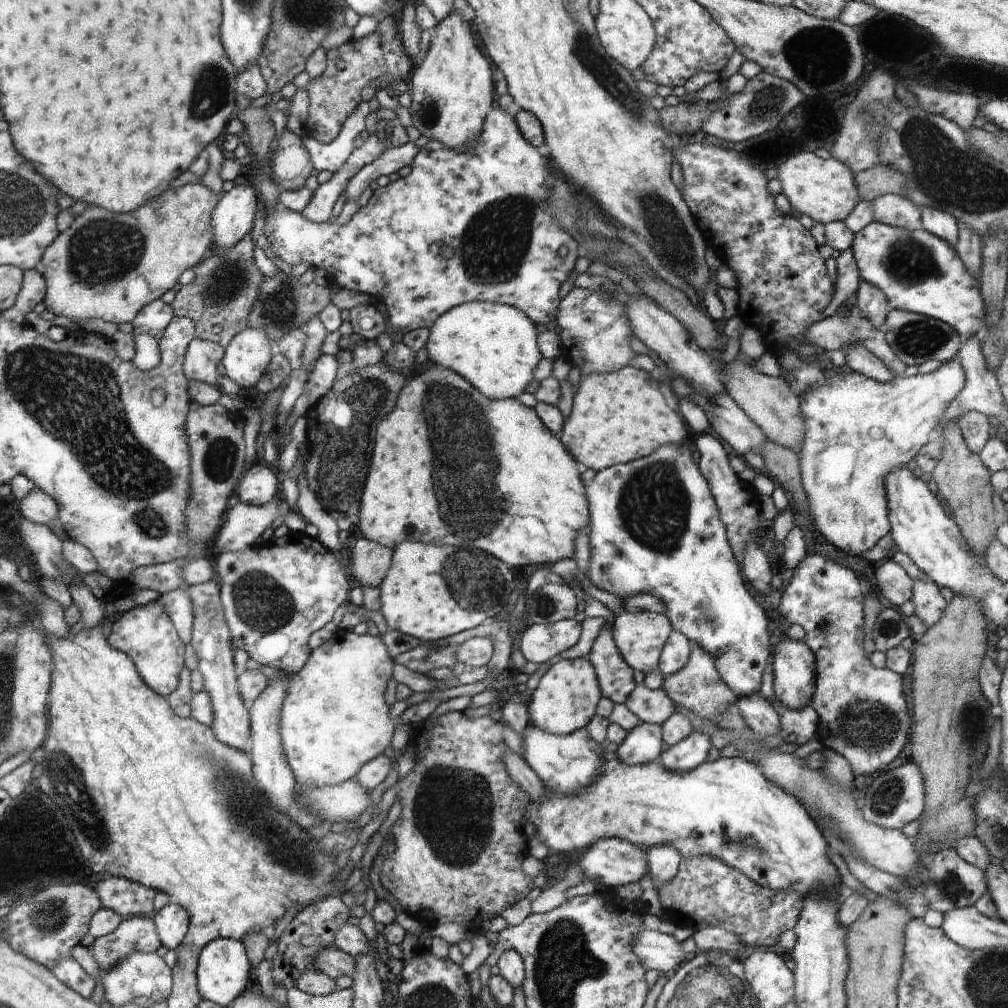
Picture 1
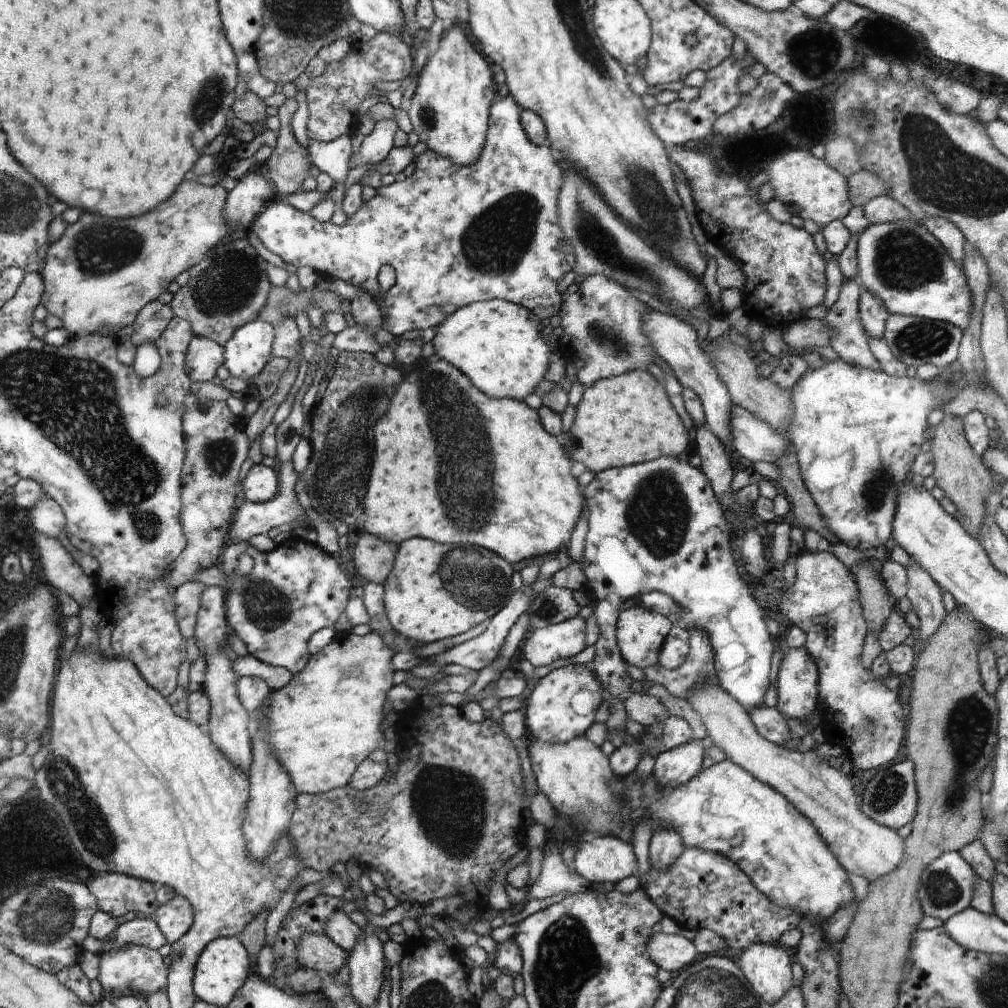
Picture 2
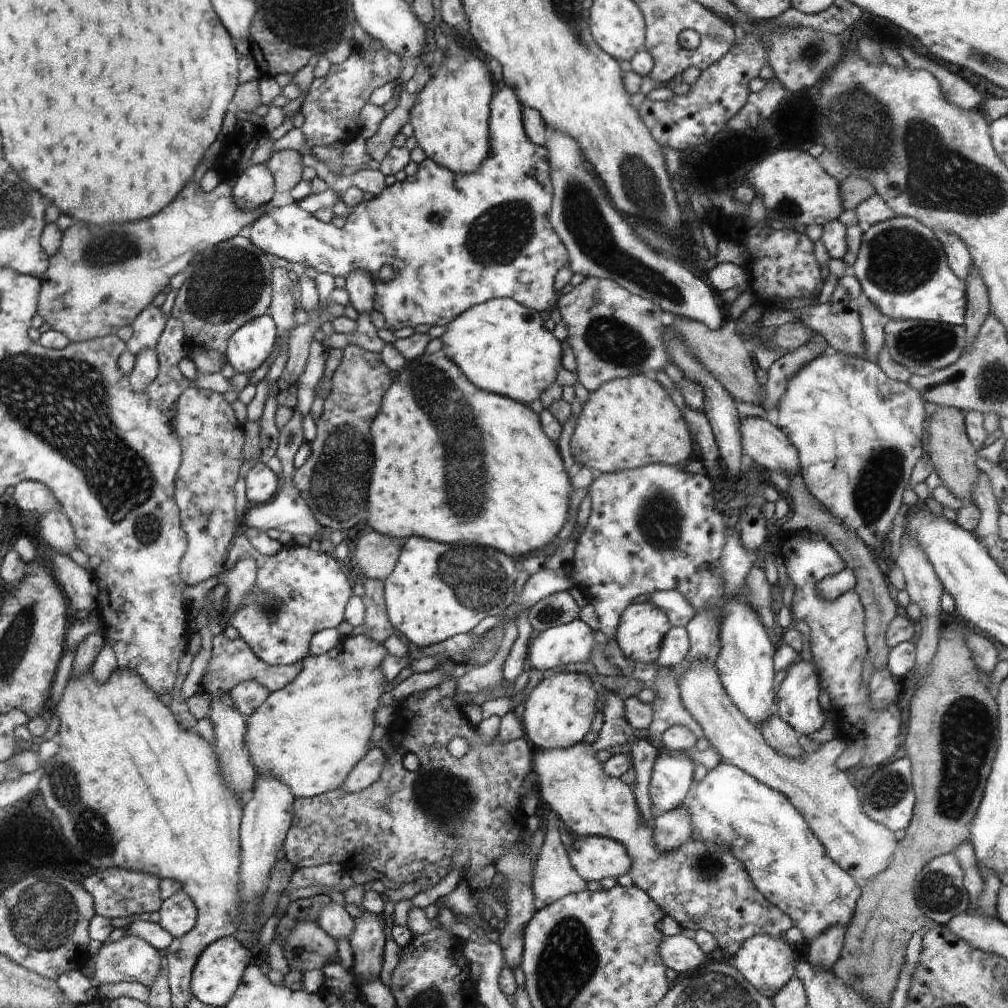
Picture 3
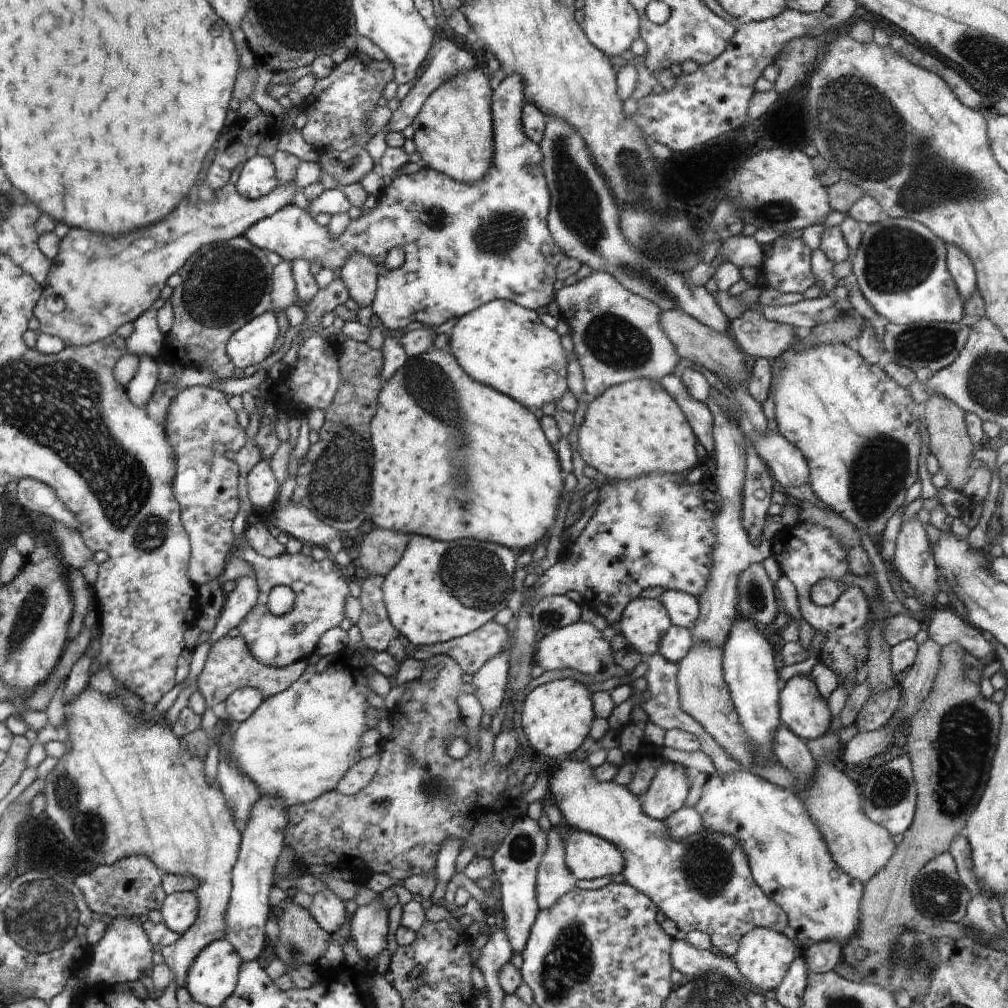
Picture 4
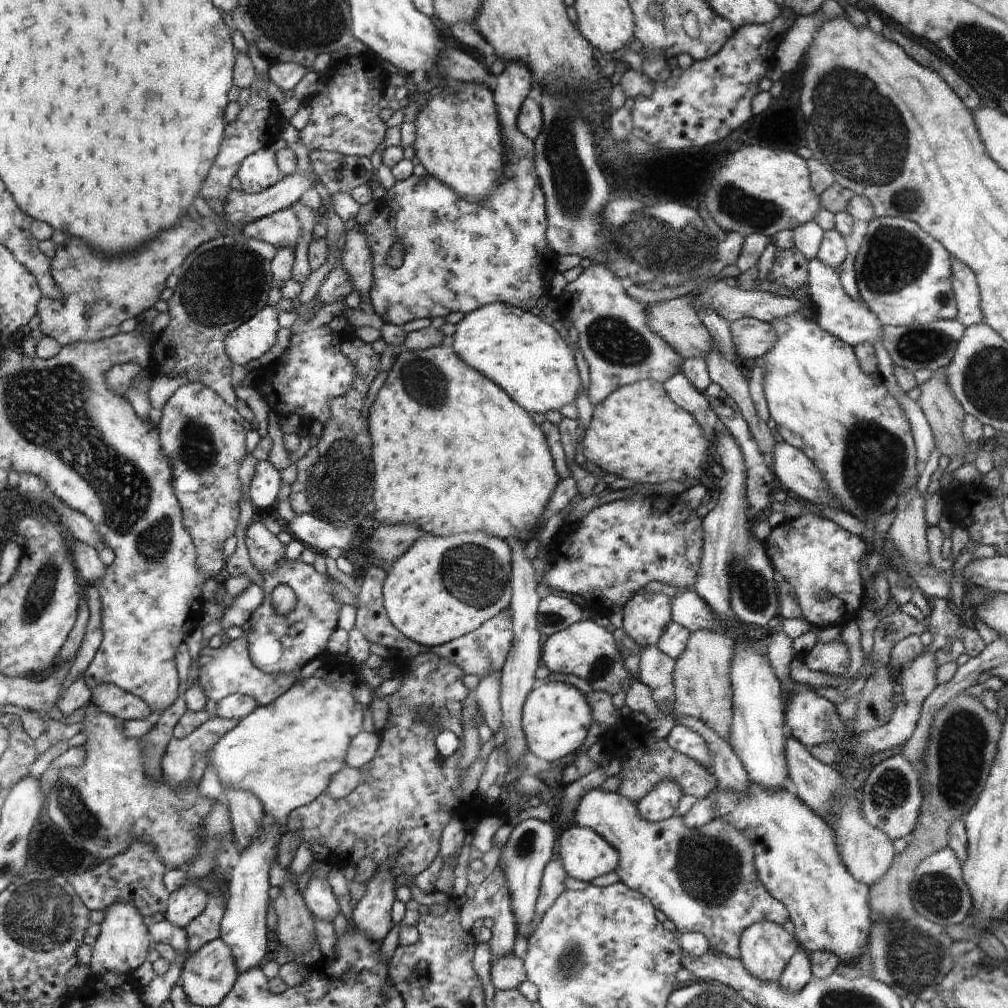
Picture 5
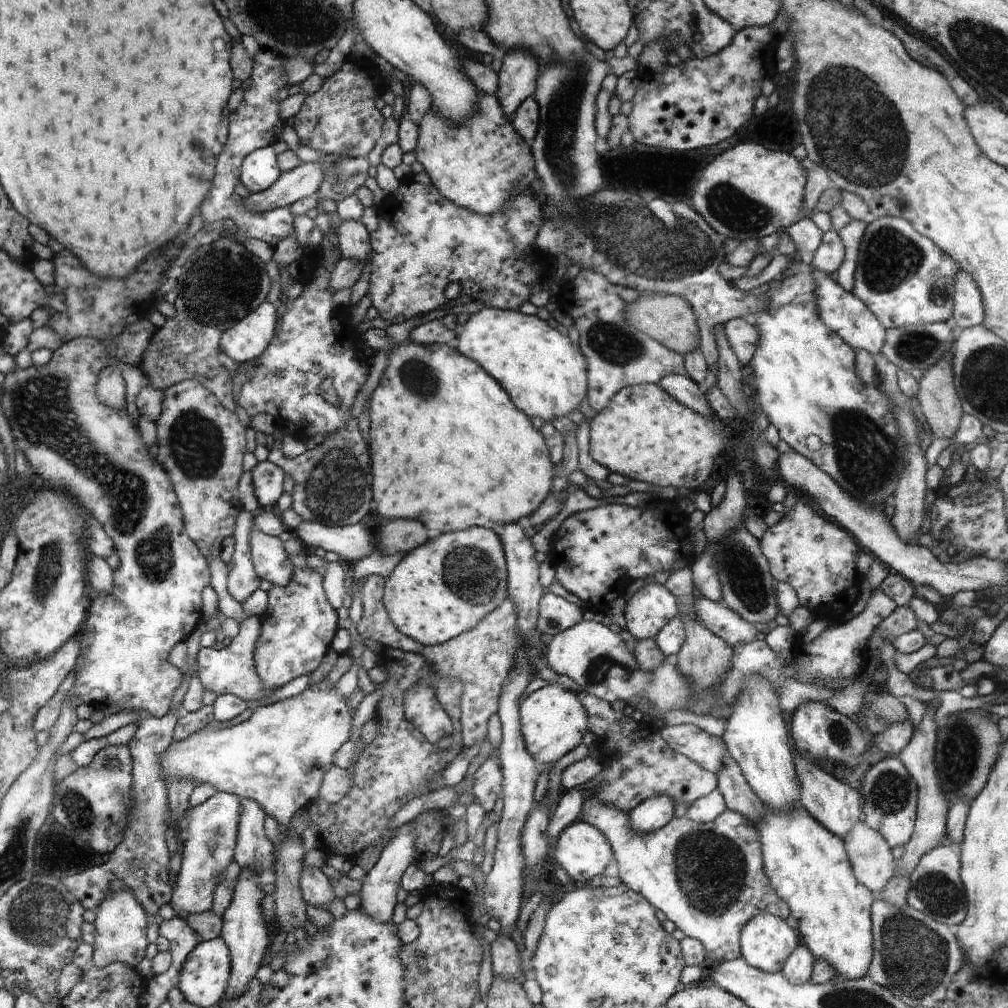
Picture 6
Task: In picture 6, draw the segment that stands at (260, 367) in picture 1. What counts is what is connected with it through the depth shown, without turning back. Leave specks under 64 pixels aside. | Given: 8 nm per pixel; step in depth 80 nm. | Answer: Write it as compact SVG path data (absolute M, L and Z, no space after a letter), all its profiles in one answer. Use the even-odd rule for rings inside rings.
M266 300L222 334L221 351L237 364L255 360L269 349L278 324L279 311Z

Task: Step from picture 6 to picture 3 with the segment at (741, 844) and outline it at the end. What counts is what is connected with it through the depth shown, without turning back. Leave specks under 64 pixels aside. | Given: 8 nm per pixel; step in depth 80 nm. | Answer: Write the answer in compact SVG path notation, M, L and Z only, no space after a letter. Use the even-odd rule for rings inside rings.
M580 741L572 746L561 749L533 750L531 759L532 770L536 772L536 785L543 796L545 804L566 823L566 828L577 835L605 837L620 842L630 856L630 870L634 887L646 892L648 897L662 909L662 912L672 916L678 925L684 929L705 930L714 936L717 948L724 949L732 957L740 948L740 944L754 934L768 934L772 938L784 938L786 930L792 928L792 920L776 905L768 902L762 893L755 888L744 864L732 854L730 846L716 844L712 840L690 838L676 850L660 852L654 846L654 823L646 824L642 818L633 793L633 786L627 785L621 779L605 773L605 763L596 757L596 751L587 742Z

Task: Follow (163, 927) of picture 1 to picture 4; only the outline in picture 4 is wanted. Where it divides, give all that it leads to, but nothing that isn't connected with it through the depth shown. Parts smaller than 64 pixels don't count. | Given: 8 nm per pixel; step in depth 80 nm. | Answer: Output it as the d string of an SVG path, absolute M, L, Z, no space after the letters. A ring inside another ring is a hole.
M193 891L176 892L165 898L160 912L166 926L182 935L196 924L200 900Z

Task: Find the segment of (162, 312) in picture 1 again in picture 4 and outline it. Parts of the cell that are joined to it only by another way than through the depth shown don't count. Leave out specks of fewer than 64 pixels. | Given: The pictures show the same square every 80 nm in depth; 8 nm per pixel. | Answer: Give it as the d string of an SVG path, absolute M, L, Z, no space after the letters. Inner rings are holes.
M154 308L146 310L135 322L134 331L126 339L127 352L136 356L148 355L160 358L164 334L157 324L157 311Z

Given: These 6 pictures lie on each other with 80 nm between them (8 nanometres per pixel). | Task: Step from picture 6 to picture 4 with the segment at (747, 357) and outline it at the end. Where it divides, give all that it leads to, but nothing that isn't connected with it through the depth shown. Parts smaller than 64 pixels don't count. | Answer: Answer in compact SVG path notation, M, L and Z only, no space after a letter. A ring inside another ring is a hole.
M746 310L738 318L731 317L730 333L744 354L766 357L772 362L794 346L796 329L799 328L768 321L754 310Z

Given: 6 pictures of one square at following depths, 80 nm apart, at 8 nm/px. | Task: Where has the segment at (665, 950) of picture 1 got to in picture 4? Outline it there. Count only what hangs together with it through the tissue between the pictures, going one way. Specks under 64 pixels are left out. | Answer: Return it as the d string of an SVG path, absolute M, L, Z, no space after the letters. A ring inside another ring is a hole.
M675 938L672 942L670 958L672 958L674 970L681 972L683 976L698 978L704 974L718 974L718 976L730 978L731 981L740 982L742 986L748 986L748 990L752 990L752 992L766 996L764 990L760 990L750 980L746 980L746 976L738 970L738 964L734 958L718 956L712 954L710 950L700 951L698 948L690 946L686 940Z

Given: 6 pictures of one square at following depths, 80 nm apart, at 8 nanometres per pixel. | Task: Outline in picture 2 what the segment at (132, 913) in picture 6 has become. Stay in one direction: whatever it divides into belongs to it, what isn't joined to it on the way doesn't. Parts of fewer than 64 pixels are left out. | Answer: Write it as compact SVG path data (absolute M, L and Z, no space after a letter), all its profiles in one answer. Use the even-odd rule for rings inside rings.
M127 945L109 953L102 953L99 957L98 980L103 990L108 992L106 999L109 1001L128 995L143 995L134 997L147 1000L154 993L165 990L166 982L169 982L169 978L166 978L166 974L169 974L169 972L162 962L162 956L148 946Z

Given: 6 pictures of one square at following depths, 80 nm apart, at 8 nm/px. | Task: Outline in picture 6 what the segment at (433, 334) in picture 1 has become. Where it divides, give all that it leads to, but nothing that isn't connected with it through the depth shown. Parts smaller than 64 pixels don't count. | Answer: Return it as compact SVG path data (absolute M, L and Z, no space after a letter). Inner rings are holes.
M494 303L473 309L469 321L457 329L455 348L482 369L508 394L512 404L526 417L538 417L544 422L568 416L578 410L587 396L587 361L580 348L568 336L547 325L536 315L529 316L516 310L500 309Z

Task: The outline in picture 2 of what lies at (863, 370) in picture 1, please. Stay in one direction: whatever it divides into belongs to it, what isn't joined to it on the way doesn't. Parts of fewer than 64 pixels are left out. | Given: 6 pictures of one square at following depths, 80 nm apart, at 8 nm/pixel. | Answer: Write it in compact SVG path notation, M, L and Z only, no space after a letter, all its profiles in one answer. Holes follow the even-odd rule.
M852 279L846 283L843 282L841 284L838 300L831 305L828 316L819 321L822 321L833 332L831 346L844 362L852 366L861 366L863 369L882 371L880 363L870 350L865 330L859 320L859 300L861 293L862 286L858 280Z

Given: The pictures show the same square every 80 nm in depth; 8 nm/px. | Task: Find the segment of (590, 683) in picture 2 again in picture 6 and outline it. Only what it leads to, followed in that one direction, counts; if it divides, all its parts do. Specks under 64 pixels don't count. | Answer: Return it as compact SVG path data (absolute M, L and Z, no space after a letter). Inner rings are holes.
M557 683L532 692L519 704L519 722L526 751L531 758L540 764L554 765L565 754L581 744L588 733L588 716L576 693L564 690Z

